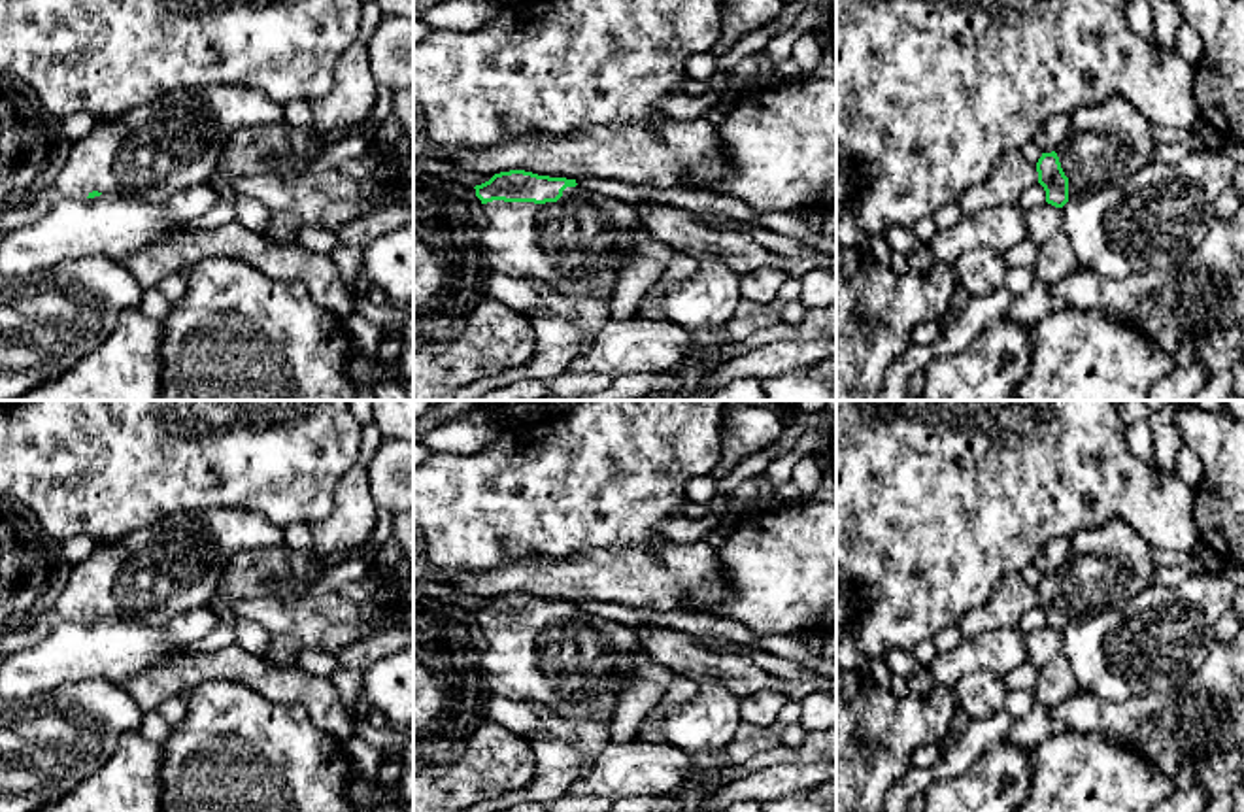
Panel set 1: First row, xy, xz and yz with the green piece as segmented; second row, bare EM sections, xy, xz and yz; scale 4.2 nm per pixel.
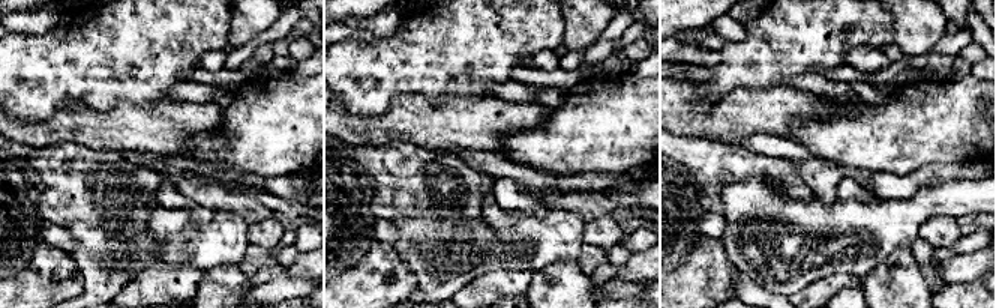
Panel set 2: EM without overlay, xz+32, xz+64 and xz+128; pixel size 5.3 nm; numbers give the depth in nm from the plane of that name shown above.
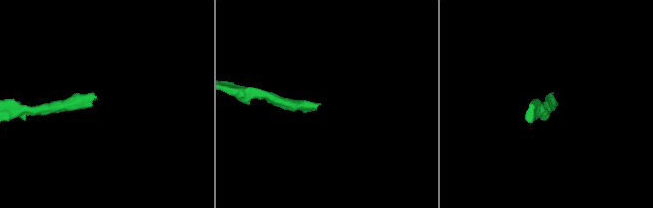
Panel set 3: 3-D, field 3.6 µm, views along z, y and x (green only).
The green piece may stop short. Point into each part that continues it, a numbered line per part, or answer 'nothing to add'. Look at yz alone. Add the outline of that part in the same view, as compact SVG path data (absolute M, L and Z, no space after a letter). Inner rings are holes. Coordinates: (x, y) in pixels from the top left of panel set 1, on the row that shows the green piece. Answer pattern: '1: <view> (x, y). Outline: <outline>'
1: yz (1107, 144). Outline: M1123 96L1070 115L1072 128L1055 147L1068 178L1068 200L1129 179L1153 161L1153 125Z

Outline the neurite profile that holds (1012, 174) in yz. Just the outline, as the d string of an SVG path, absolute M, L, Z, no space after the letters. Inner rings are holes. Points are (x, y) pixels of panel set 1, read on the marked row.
M1014 147L1000 157L983 181L970 185L957 204L965 215L1017 204L1021 193L1034 183L1038 183L1036 164L1031 164L1019 147Z

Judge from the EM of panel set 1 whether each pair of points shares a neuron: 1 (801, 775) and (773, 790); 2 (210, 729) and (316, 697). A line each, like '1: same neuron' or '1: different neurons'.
1: same neuron
2: different neurons

